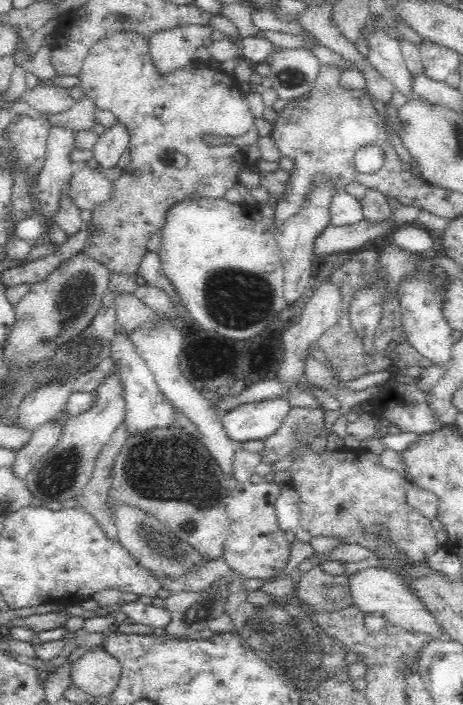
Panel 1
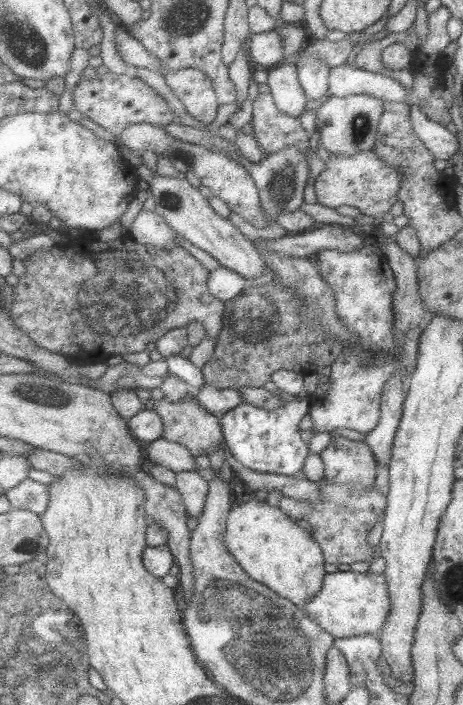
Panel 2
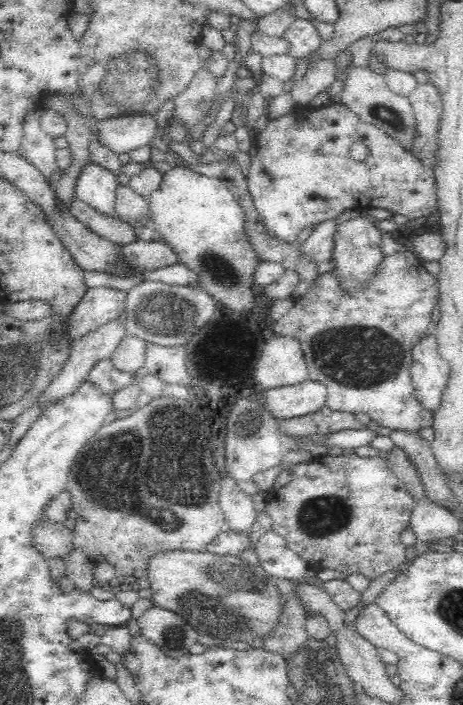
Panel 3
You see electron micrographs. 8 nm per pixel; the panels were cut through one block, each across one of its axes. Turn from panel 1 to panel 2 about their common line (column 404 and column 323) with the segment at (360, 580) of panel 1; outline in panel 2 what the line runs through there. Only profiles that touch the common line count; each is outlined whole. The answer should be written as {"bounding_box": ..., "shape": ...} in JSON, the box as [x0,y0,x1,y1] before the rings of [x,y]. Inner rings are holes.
{"bounding_box":[305,571,392,639],"shape":[[[337,571],[327,573],[323,588],[305,606],[308,615],[335,636],[336,639],[360,634],[374,634],[381,638],[390,619],[392,600],[384,573]]]}

